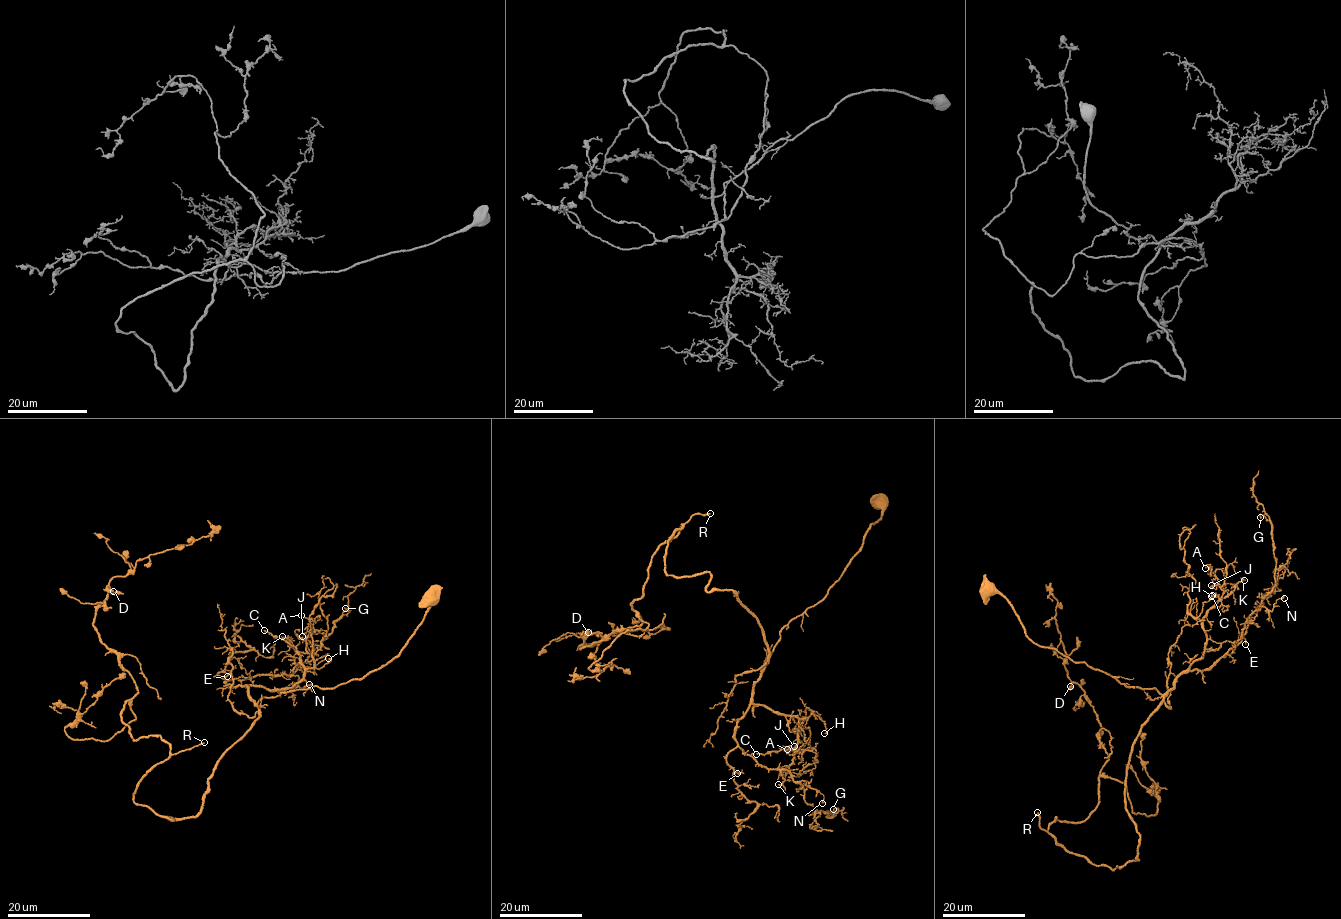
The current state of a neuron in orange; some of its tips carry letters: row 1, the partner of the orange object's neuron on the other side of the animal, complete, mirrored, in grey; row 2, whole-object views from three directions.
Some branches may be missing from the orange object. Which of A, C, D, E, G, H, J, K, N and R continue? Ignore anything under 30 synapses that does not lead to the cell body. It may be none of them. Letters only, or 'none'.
R

